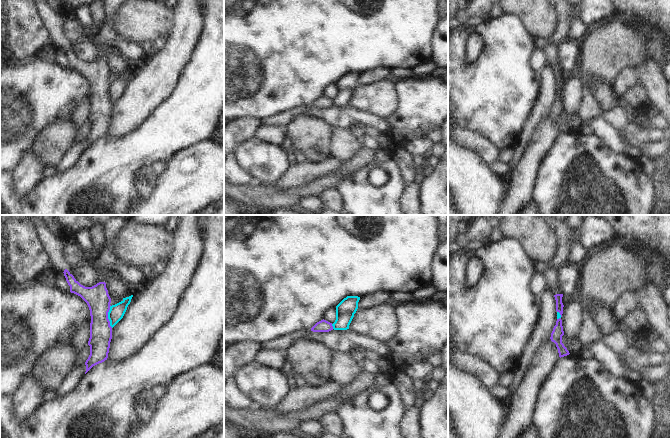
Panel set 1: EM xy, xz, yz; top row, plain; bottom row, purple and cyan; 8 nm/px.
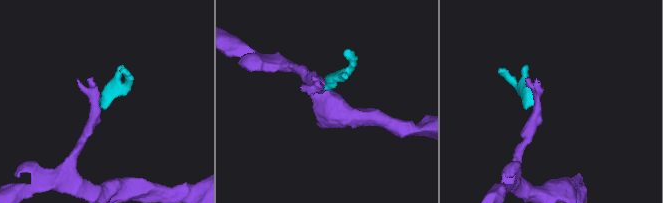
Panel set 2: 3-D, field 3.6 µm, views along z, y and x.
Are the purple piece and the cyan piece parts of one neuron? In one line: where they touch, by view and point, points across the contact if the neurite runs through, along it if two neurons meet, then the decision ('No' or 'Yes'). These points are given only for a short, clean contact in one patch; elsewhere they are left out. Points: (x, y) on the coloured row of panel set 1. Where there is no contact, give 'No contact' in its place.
Touches purple at xy (107, 316). Boundary: xy (110, 305), (108, 320), (112, 327). No

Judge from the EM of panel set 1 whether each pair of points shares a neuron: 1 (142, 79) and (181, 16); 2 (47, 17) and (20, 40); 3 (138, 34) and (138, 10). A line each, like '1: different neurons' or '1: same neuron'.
1: same neuron
2: different neurons
3: same neuron

